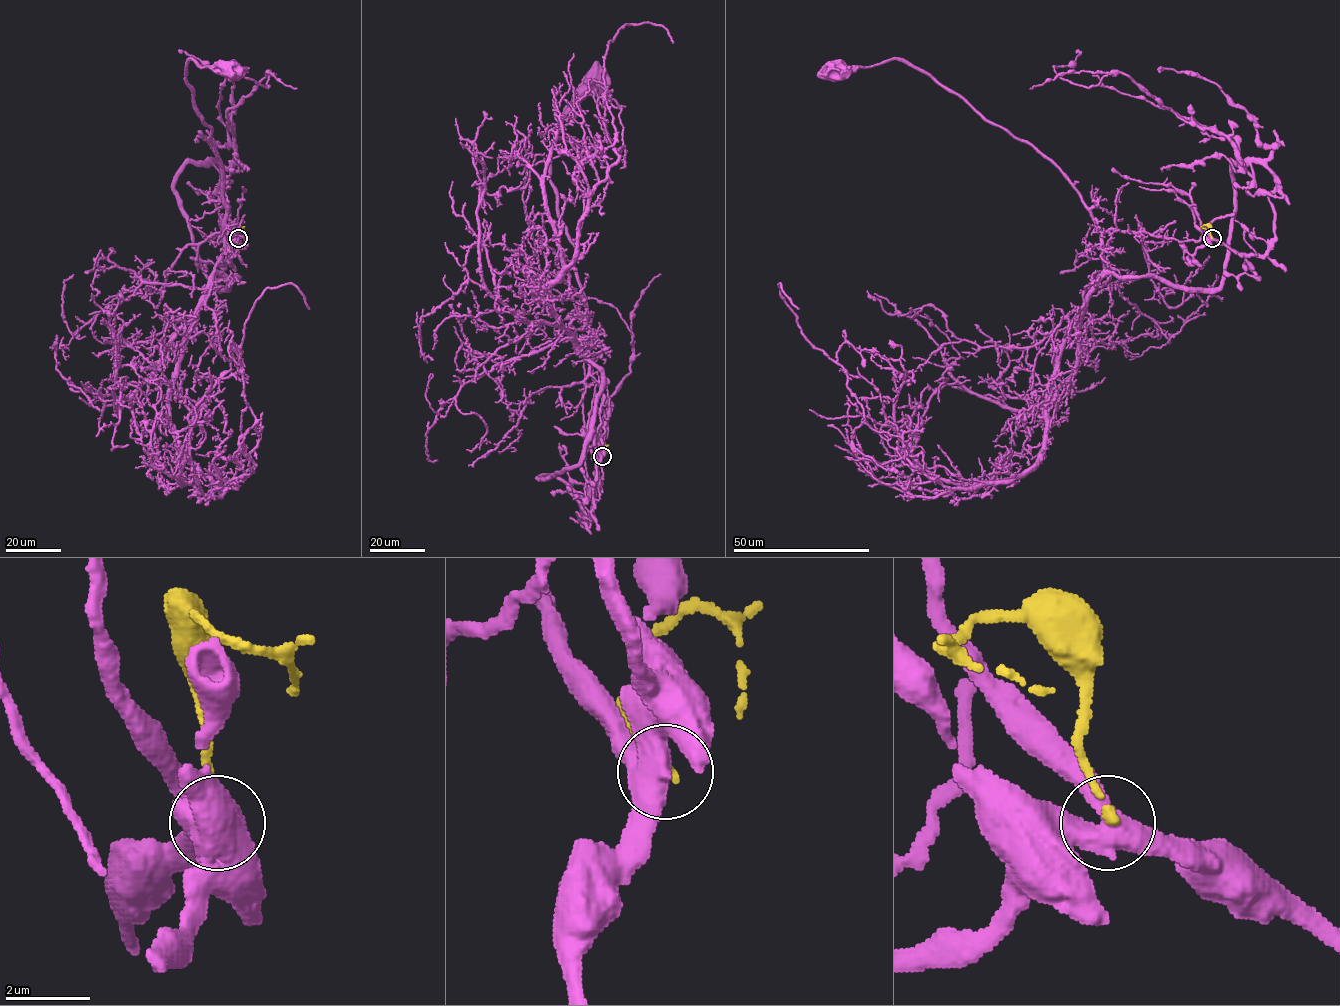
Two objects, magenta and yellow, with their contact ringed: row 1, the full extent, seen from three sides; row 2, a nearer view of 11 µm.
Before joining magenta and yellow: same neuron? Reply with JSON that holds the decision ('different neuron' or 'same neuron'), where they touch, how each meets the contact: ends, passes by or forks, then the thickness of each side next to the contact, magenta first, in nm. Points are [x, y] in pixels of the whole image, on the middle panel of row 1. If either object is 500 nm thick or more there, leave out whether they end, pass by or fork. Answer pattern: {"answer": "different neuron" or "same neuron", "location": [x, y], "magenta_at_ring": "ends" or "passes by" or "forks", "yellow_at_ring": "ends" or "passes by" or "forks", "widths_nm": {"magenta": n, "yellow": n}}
{"answer": "different neuron", "location": [602, 456], "magenta_at_ring": "forks", "yellow_at_ring": "ends", "widths_nm": {"magenta": 480, "yellow": 200}}

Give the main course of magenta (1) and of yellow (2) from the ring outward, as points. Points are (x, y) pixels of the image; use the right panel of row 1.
1: (1212, 238), (1263, 255), (1267, 168), (1231, 163), (1217, 288), (1116, 276), (1032, 146), (895, 59), (834, 68)
2: (1212, 238), (1210, 229), (1206, 225), (1202, 227), (1208, 230)

